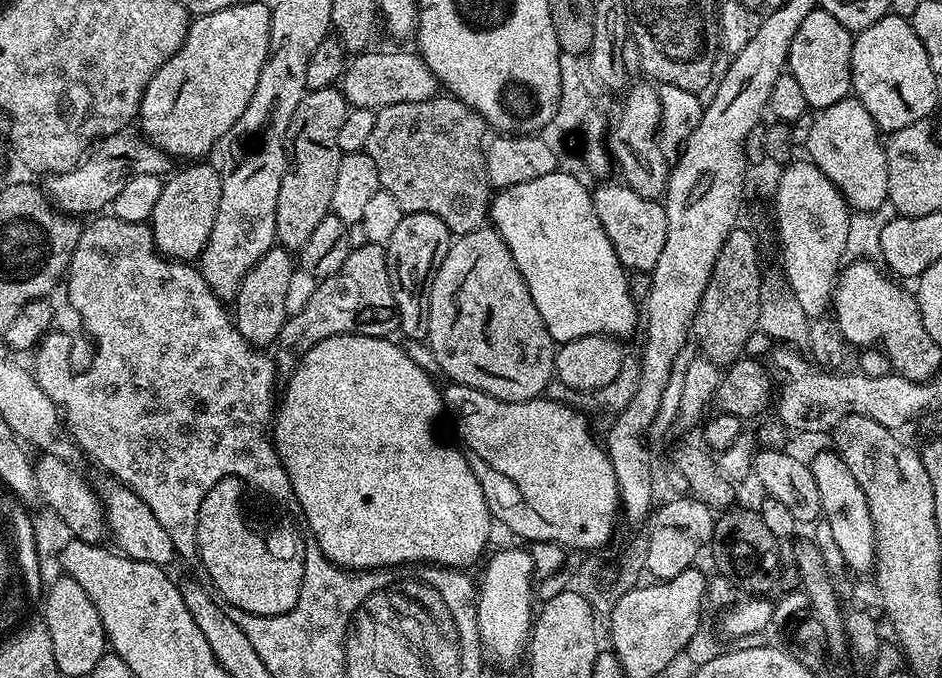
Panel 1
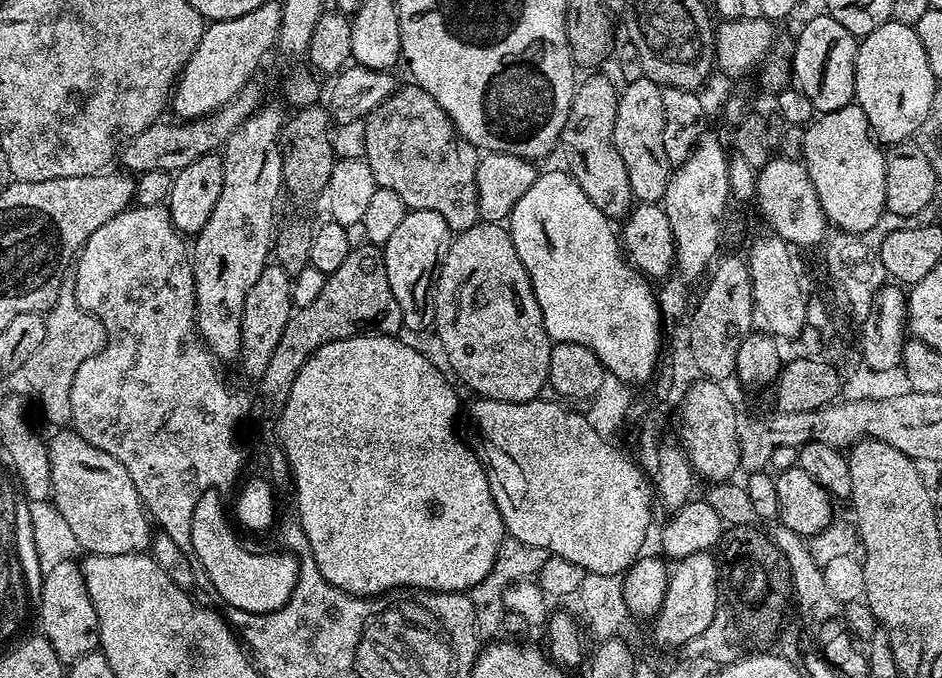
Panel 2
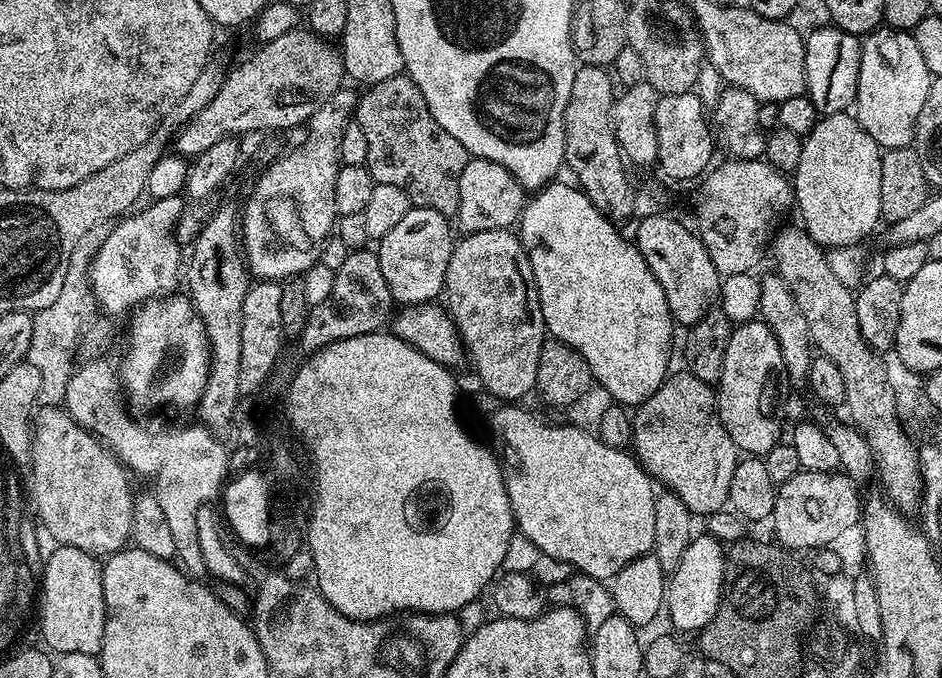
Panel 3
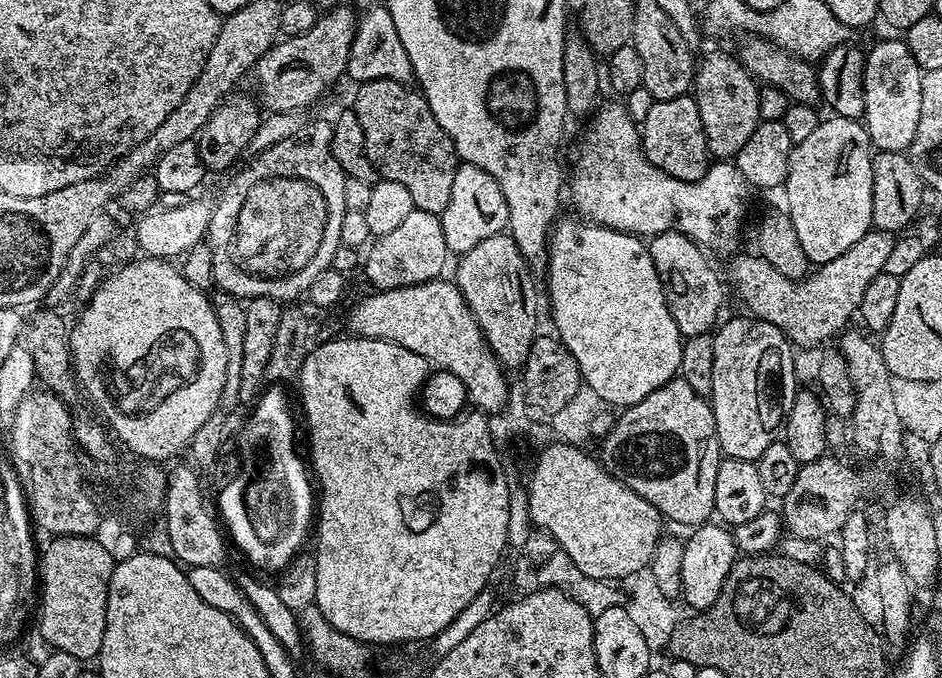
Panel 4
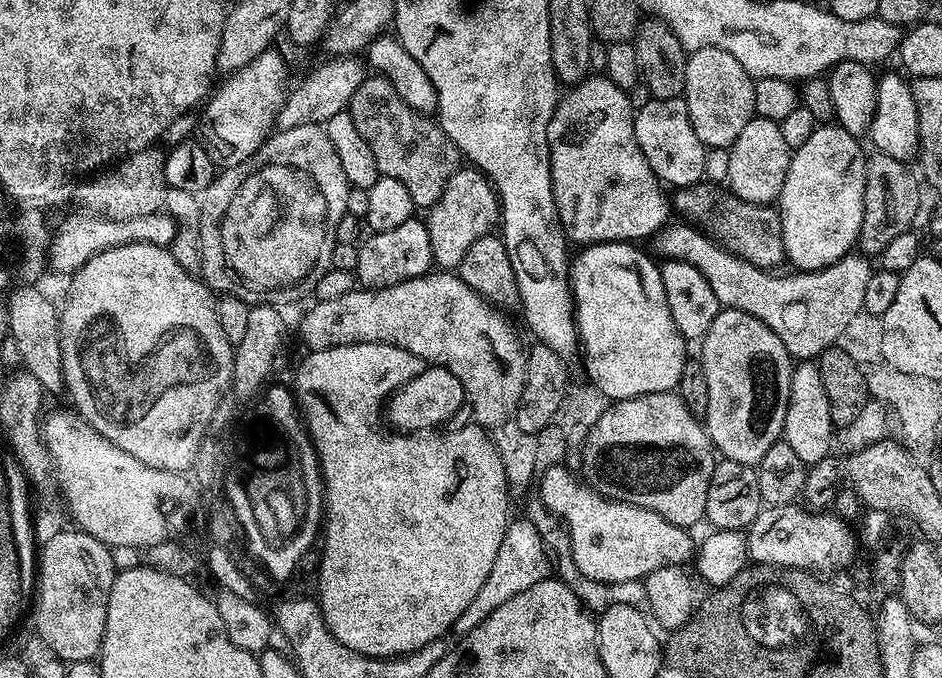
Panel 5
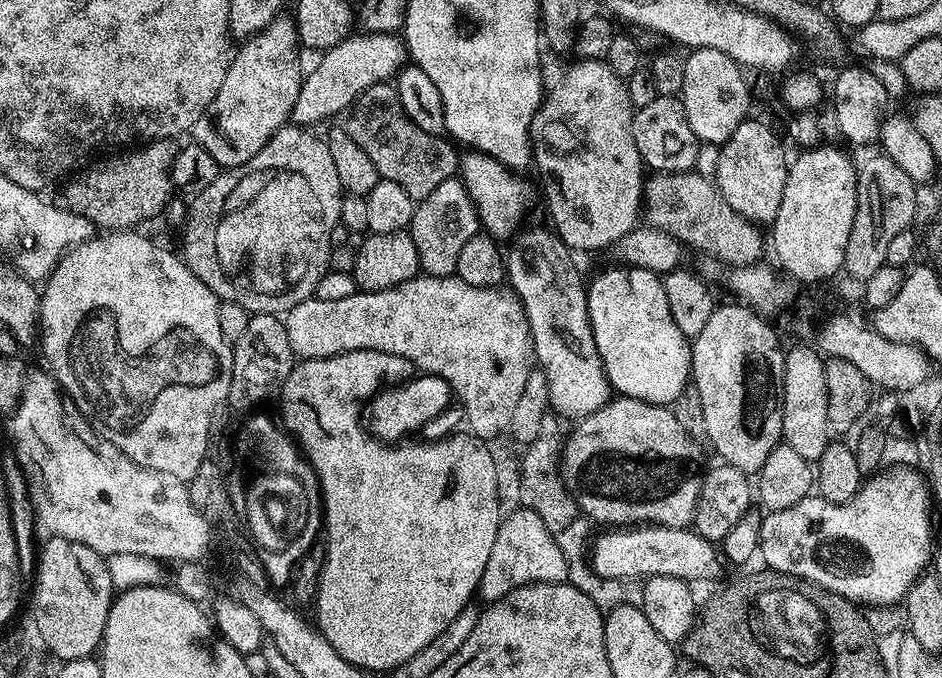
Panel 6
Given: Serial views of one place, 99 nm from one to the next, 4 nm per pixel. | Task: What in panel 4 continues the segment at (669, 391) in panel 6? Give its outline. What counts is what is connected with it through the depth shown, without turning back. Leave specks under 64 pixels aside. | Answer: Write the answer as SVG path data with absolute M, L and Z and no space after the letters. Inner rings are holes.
M580 218L571 219L557 219L549 241L546 277L548 276L548 304L552 307L552 324L556 327L554 332L558 339L568 347L570 354L574 354L586 387L594 390L598 400L609 406L617 404L616 408L623 410L632 404L642 402L646 398L646 394L654 394L654 390L658 390L666 382L670 382L679 373L684 340L678 326L674 326L674 318L670 318L670 310L666 306L662 282L658 278L658 270L654 270L654 262L648 253L647 243L641 237L634 236L630 232L603 228L600 224L590 224Z

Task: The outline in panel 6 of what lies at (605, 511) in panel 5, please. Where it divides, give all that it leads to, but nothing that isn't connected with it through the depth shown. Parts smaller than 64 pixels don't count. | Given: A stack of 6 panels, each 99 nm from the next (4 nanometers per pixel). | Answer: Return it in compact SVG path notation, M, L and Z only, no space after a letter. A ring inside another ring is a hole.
M632 526L627 530L604 530L600 537L595 537L590 548L591 566L601 578L606 580L624 580L634 578L630 576L669 576L682 578L689 582L696 580L716 580L720 576L721 553L713 541L702 538L691 527L687 528L661 528L659 526Z

